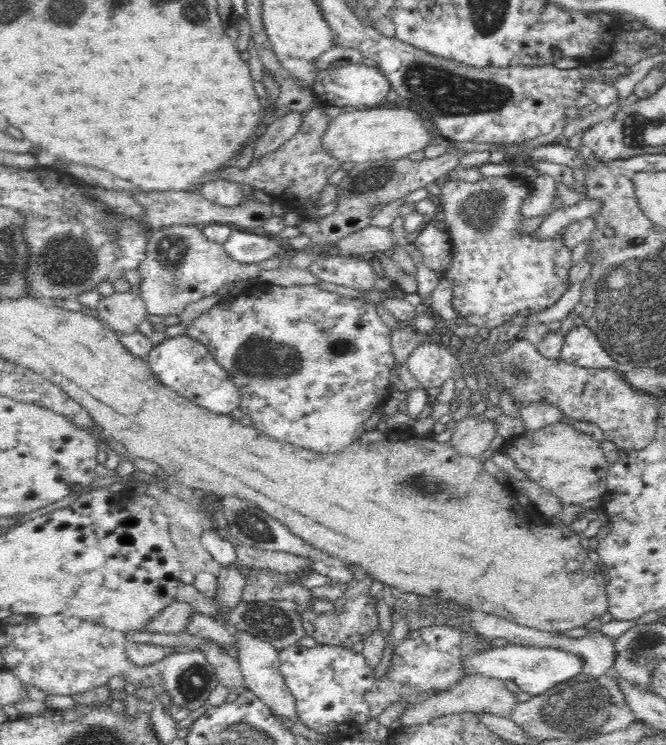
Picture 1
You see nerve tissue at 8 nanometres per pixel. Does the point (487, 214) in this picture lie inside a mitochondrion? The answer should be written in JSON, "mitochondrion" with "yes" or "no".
{"mitochondrion":"yes"}

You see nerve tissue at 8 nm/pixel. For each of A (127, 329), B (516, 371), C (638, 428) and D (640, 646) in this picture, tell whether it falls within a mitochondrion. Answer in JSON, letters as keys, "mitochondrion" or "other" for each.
{"A":"other","B":"mitochondrion","C":"other","D":"mitochondrion"}

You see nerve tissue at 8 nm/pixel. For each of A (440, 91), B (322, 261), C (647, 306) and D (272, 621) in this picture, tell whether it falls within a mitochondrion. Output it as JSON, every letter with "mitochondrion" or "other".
{"A":"mitochondrion","B":"other","C":"mitochondrion","D":"mitochondrion"}

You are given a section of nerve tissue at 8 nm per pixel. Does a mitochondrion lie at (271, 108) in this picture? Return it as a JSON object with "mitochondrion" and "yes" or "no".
{"mitochondrion":"no"}

